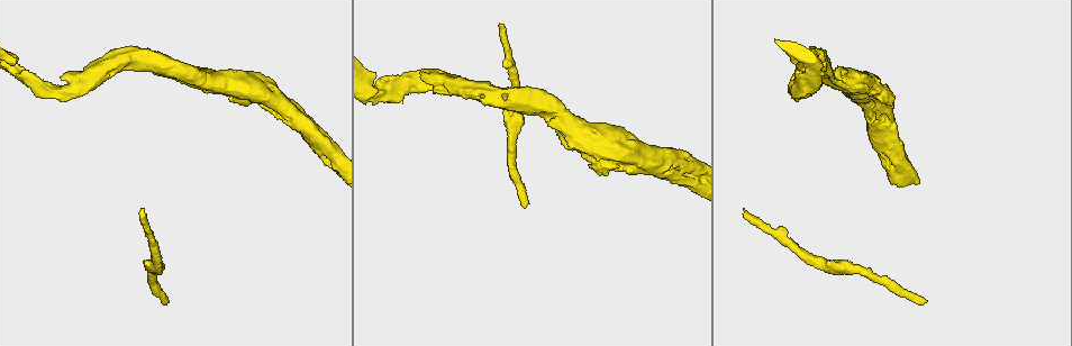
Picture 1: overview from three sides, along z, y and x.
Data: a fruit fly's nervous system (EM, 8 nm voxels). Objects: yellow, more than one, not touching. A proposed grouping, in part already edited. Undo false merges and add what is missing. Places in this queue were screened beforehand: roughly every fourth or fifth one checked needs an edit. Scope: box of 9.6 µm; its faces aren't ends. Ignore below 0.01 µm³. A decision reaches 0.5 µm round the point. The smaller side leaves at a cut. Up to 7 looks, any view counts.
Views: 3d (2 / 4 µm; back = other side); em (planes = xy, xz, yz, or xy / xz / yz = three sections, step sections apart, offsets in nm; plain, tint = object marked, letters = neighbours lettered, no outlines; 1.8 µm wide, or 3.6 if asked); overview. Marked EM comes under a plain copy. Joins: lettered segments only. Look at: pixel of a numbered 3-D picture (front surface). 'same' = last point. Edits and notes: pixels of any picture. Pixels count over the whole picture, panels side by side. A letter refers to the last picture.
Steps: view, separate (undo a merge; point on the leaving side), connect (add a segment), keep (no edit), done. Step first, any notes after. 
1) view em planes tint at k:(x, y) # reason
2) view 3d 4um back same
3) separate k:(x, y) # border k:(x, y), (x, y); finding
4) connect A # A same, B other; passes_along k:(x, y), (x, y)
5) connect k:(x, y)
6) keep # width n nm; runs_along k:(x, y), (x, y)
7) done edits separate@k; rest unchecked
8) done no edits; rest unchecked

view em 3.6um xz step 16 tint at 1:(499, 26) # free end

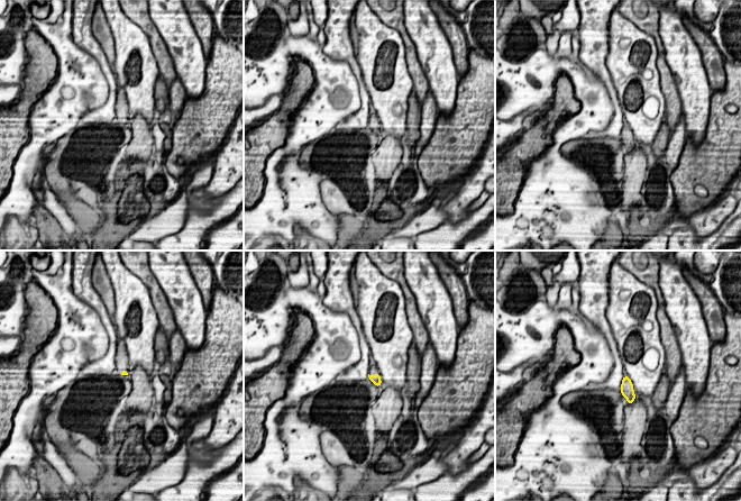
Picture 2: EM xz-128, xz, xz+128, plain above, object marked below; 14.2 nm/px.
view em 3.6um planes letters same # cut it another way

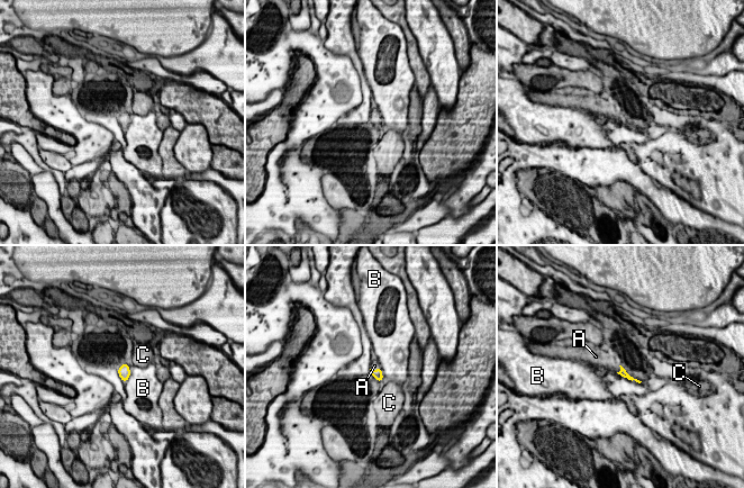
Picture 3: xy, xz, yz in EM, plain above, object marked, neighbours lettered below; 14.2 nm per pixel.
connect A # longest_contact B 130 nm; A same, B other, C other; passes_along 3:(623, 373), (620, 369), (605, 362); the neuron continues

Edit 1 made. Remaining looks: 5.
view overview # see it whole again

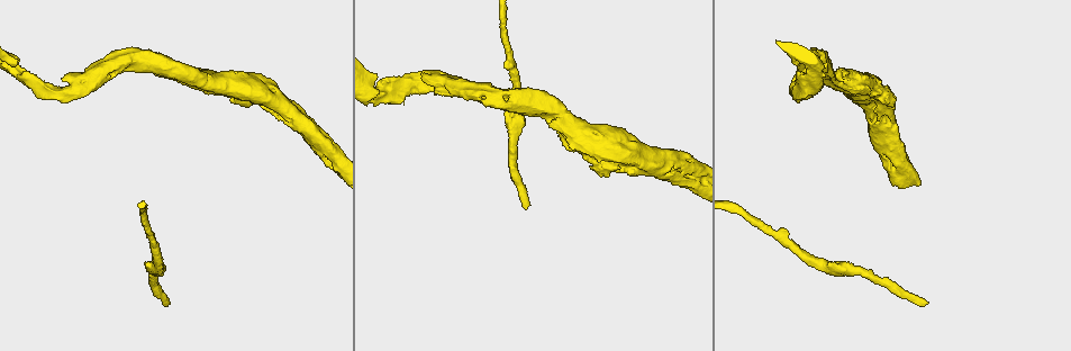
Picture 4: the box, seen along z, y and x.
view em planes tint at 4:(672, 170)

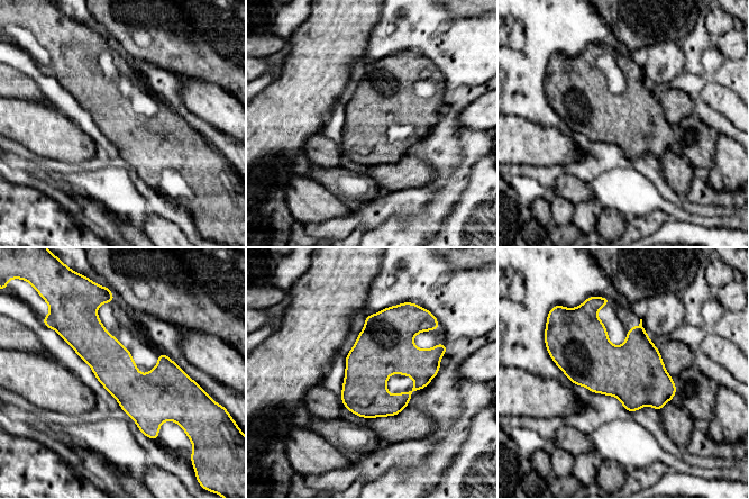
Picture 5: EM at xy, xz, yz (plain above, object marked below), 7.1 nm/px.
view em planes letters same

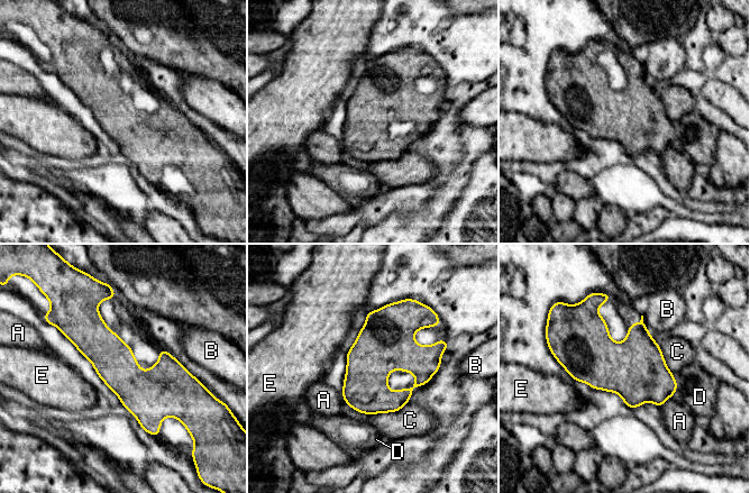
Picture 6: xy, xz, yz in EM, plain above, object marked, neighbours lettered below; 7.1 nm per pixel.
keep # A other, B other, C other, D other, E other; border 6:(670, 396), (660, 408); one neuron here

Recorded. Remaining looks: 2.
view em planes letters at 4:(927, 301) # free end

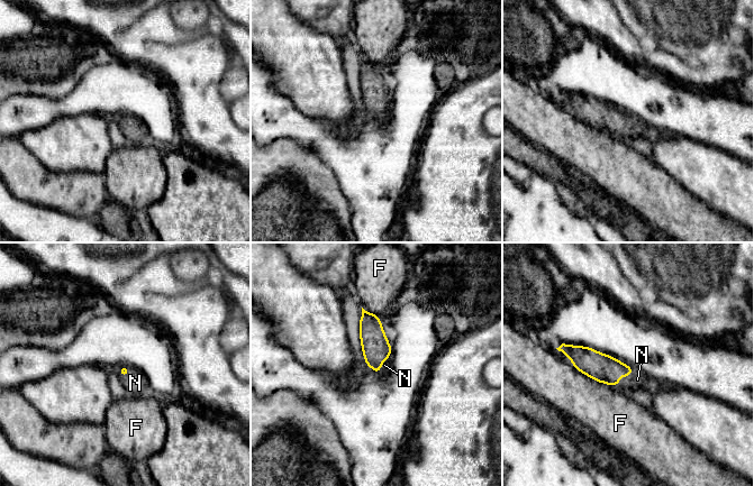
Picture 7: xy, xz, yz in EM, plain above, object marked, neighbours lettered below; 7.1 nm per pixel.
connect N # F other, N same; passes_along 7:(600, 367), (623, 375), (637, 379); it goes on there

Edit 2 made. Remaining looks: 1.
done edits connect@3, connect@7; rest unchecked

